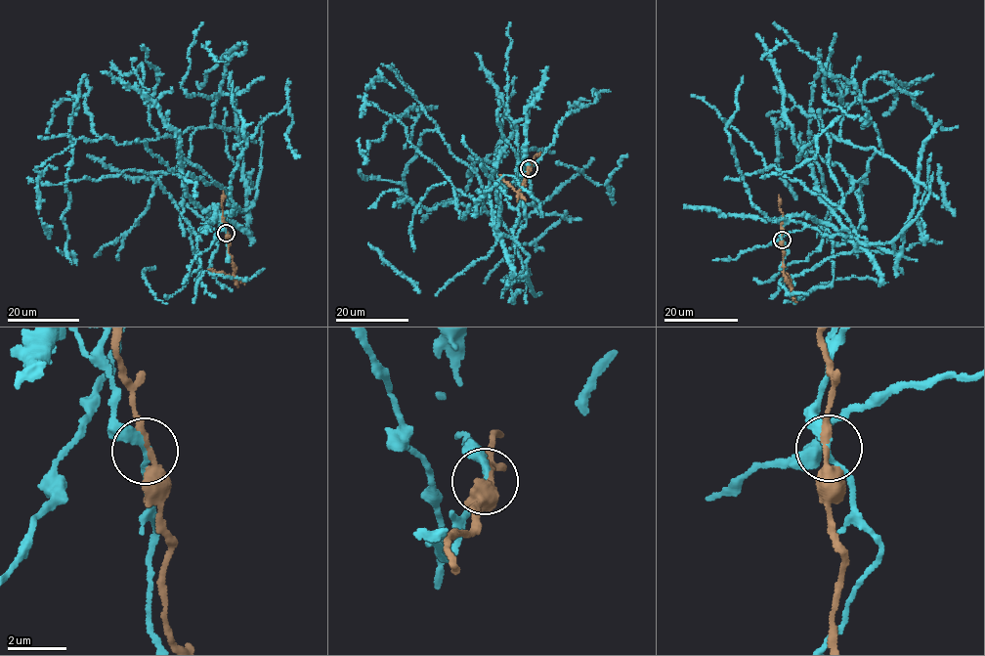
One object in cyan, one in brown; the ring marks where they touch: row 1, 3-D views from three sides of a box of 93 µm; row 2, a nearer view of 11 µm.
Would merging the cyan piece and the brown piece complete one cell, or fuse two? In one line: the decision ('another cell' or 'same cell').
another cell

